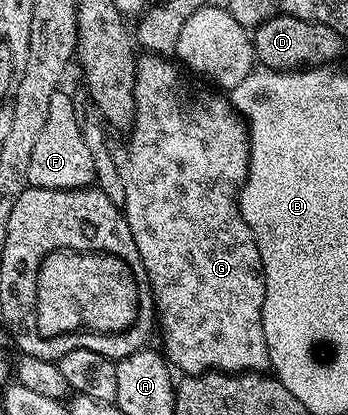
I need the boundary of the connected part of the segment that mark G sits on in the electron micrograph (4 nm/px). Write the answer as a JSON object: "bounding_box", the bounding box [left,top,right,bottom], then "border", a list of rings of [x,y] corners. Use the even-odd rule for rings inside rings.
{"bounding_box":[118,53,271,376],"border":[[[147,53],[145,56],[137,59],[138,71],[136,72],[136,88],[134,95],[136,96],[136,108],[134,109],[134,124],[129,131],[130,143],[126,146],[126,155],[120,158],[118,162],[118,171],[124,180],[124,196],[126,201],[124,203],[124,213],[128,220],[128,228],[132,228],[132,240],[136,240],[136,248],[140,252],[140,260],[146,269],[146,279],[150,282],[150,290],[154,293],[154,304],[156,307],[156,322],[160,327],[160,334],[162,330],[162,342],[166,345],[164,349],[165,355],[168,357],[168,362],[175,371],[183,370],[183,375],[189,376],[192,374],[205,374],[207,370],[220,370],[227,374],[244,374],[247,372],[266,372],[271,369],[270,353],[268,352],[268,344],[264,340],[264,328],[262,327],[262,309],[264,308],[264,296],[266,295],[266,281],[262,275],[262,261],[260,260],[260,252],[258,245],[254,239],[253,232],[248,228],[248,224],[242,218],[241,212],[238,211],[238,191],[242,189],[242,185],[246,183],[248,176],[248,168],[250,167],[250,132],[247,123],[244,121],[243,115],[239,114],[234,109],[229,97],[218,94],[213,94],[210,90],[201,90],[198,86],[193,86],[190,82],[185,82],[182,79],[182,74],[176,67],[170,63],[171,59],[166,56],[159,56],[157,54]]]}

